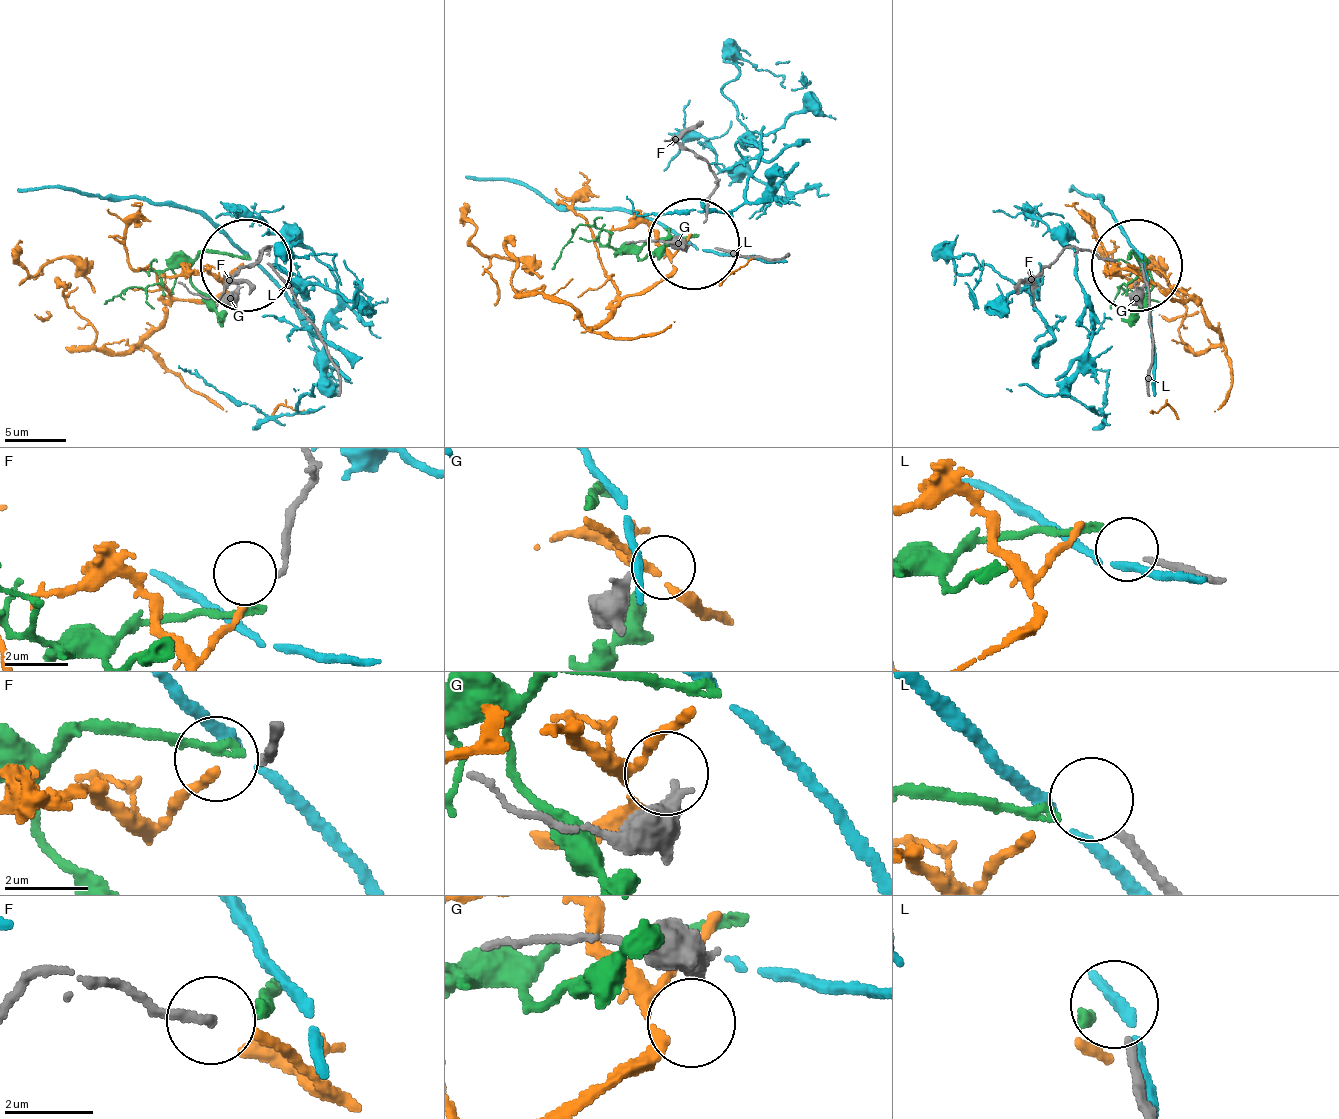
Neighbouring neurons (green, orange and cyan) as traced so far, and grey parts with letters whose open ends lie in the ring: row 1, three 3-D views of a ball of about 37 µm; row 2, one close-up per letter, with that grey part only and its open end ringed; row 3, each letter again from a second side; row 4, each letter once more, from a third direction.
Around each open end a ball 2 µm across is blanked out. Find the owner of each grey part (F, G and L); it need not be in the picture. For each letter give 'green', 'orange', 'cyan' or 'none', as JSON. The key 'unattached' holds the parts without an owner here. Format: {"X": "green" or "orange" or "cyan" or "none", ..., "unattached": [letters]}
{"F": "orange", "G": "none", "L": "none", "unattached": ["G", "L"]}

